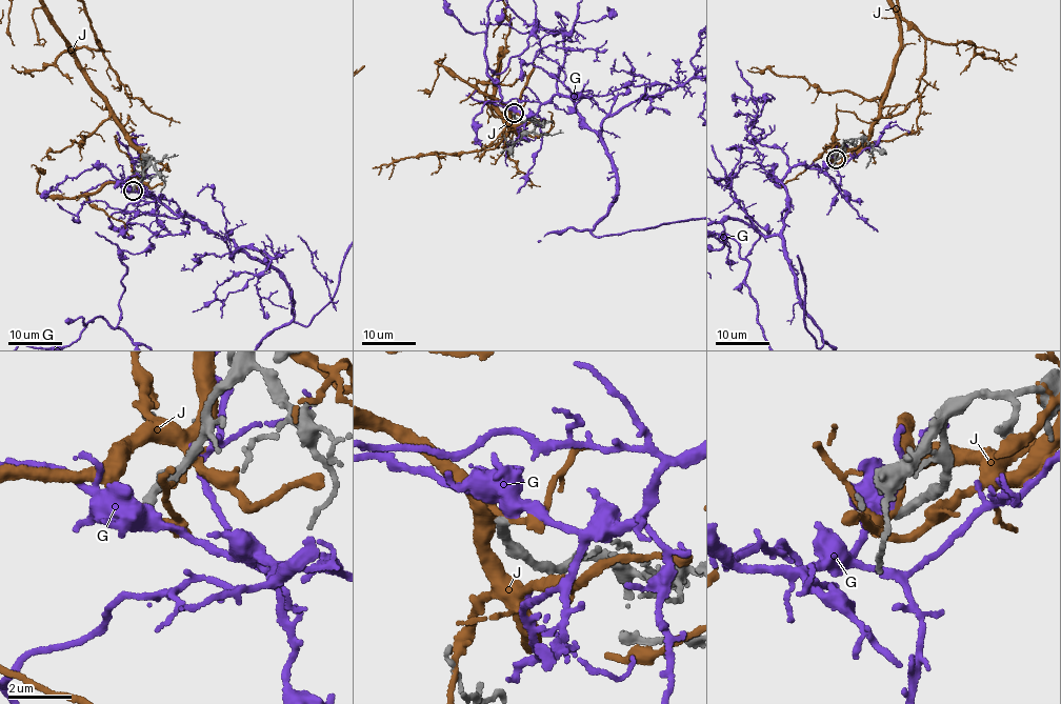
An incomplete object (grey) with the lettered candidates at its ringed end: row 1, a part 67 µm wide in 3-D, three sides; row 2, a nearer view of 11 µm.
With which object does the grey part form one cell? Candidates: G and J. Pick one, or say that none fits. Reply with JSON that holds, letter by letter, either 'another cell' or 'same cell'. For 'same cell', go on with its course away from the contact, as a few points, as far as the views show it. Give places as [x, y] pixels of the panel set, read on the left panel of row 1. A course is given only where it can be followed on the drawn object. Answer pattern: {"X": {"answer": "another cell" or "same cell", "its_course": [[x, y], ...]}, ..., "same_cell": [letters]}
{"G": {"answer": "another cell"}, "J": {"answer": "another cell"}, "same_cell": []}

